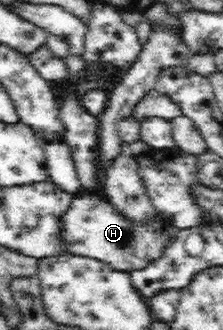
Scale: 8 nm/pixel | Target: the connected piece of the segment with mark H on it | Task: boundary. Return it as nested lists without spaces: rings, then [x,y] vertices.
[[[83,193],[70,203],[63,220],[63,239],[69,244],[68,252],[109,263],[111,268],[121,272],[143,270],[163,258],[165,250],[180,231],[169,216],[157,210],[145,220],[131,219],[103,193]]]

